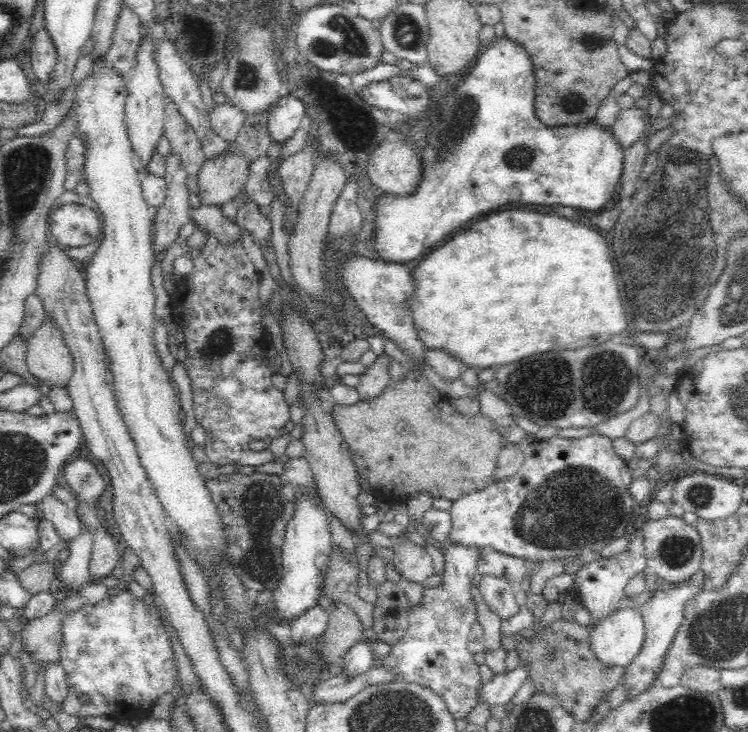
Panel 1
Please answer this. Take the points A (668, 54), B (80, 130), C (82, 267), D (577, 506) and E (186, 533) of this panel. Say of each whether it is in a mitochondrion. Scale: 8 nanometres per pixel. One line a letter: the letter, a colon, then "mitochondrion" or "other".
A: other
B: other
C: other
D: mitochondrion
E: other

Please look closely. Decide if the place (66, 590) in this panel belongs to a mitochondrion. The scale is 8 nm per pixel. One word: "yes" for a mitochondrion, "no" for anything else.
no

